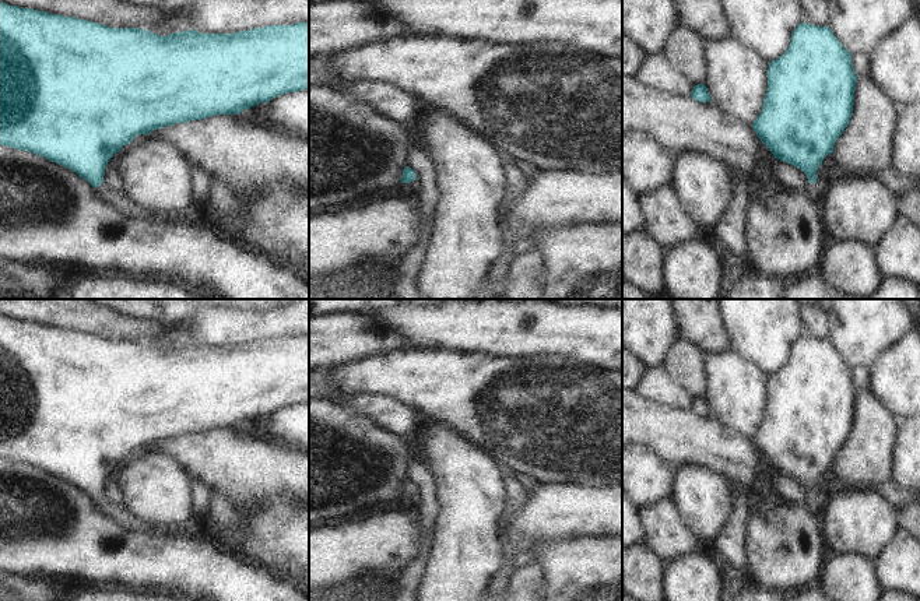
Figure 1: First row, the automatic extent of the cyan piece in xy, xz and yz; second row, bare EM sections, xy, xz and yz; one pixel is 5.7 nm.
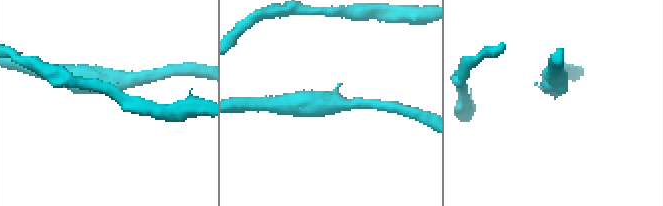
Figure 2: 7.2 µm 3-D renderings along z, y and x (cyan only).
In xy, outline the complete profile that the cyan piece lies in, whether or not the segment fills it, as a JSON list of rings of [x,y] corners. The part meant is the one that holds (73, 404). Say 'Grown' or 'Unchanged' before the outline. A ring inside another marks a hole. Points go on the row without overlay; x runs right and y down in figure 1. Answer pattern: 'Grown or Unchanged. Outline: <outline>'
Grown. Outline: [[[0,316],[0,458],[28,464],[74,484],[80,491],[88,493],[99,512],[115,520],[120,527],[151,533],[152,526],[134,517],[122,503],[110,505],[103,498],[105,481],[110,471],[117,467],[123,458],[130,457],[138,447],[150,447],[152,443],[201,433],[215,428],[238,428],[257,417],[266,417],[275,410],[309,403],[309,335],[295,335],[292,338],[268,338],[239,344],[235,347],[200,347],[193,342],[173,345],[168,349],[155,348],[148,342],[140,341],[112,341],[98,335],[49,327],[34,321],[21,321]]]

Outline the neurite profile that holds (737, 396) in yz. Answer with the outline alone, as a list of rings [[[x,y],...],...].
[[[734,349],[707,355],[705,370],[710,415],[752,439],[768,404],[769,376]]]

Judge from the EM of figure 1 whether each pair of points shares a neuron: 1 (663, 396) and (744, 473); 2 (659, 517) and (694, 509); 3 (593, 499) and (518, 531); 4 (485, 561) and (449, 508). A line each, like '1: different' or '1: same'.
1: different
2: different
3: same
4: same

